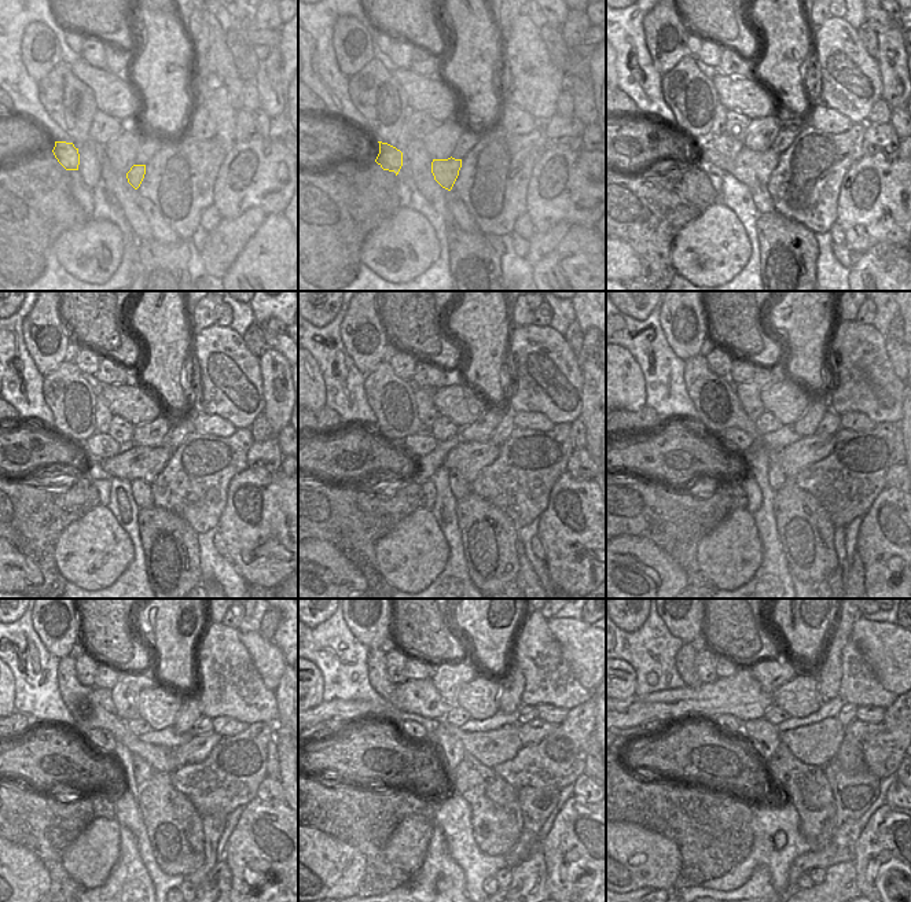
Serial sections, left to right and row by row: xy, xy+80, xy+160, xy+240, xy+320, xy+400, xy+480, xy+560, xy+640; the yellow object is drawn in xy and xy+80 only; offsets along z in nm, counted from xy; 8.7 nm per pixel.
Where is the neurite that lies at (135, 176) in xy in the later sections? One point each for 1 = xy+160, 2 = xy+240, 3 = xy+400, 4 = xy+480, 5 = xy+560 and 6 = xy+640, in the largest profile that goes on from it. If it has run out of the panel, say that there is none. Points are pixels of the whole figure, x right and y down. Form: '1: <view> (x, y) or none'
1: xy+160 (748, 166)
2: xy+240 (133, 461)
3: xy+400 (788, 448)
4: xy+480 (195, 748)
5: xy+560 (535, 731)
6: xy+640 (860, 729)

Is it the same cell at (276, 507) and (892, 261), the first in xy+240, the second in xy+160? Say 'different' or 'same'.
different

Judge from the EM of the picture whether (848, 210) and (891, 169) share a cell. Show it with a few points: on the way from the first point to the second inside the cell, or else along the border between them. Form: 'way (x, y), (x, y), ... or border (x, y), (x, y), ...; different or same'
way (859, 203), (882, 180); same

